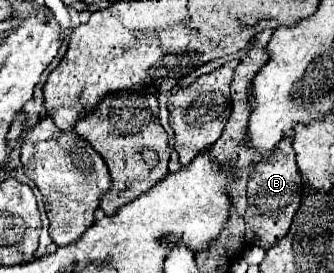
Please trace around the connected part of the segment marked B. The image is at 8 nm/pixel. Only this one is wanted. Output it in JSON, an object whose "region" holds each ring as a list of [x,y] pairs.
{"region":[[[283,138],[271,156],[271,162],[259,162],[259,166],[253,168],[247,184],[247,212],[245,212],[245,238],[251,246],[261,246],[269,250],[275,246],[289,230],[293,216],[301,202],[301,178],[295,162],[295,152],[291,146],[291,138]]]}

